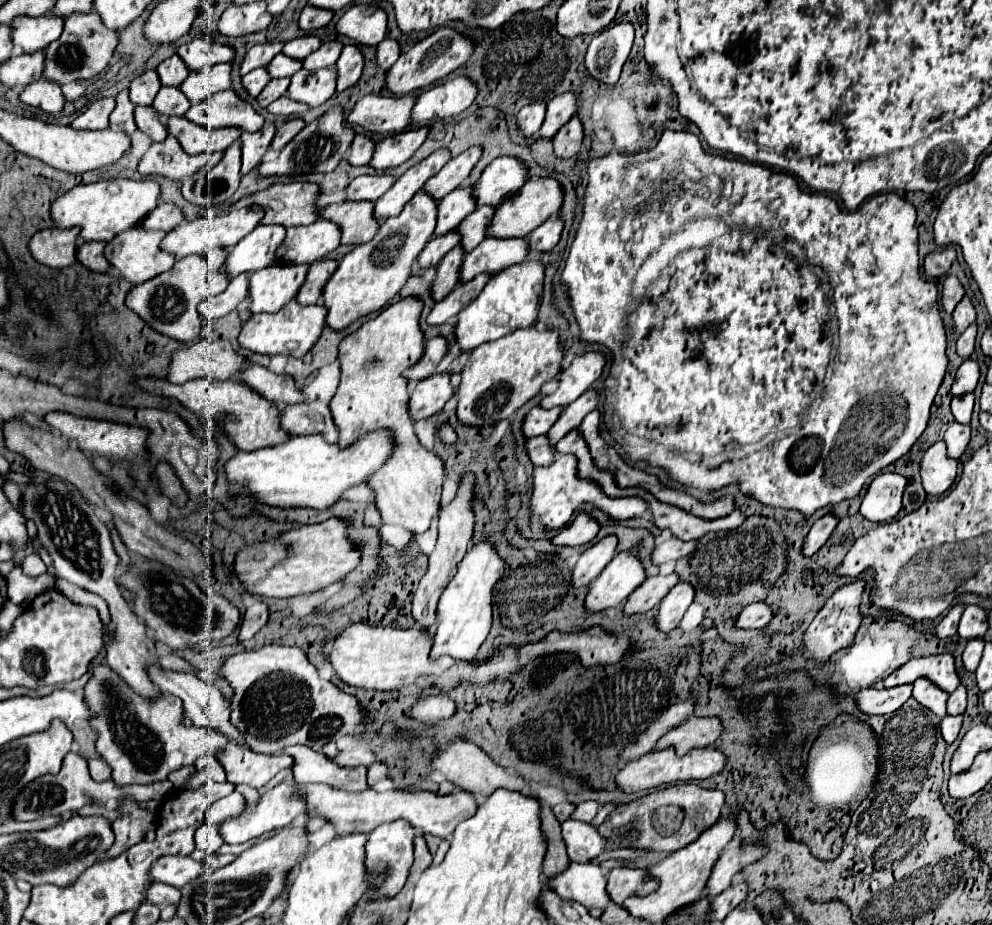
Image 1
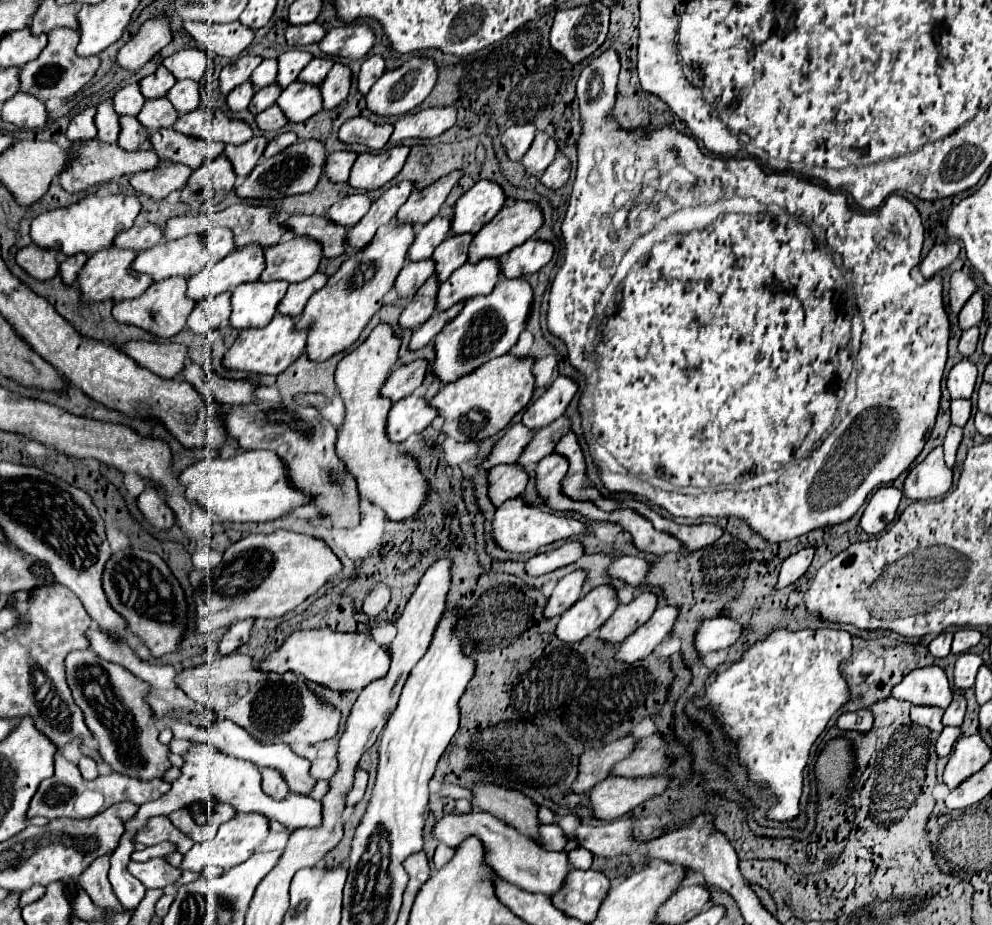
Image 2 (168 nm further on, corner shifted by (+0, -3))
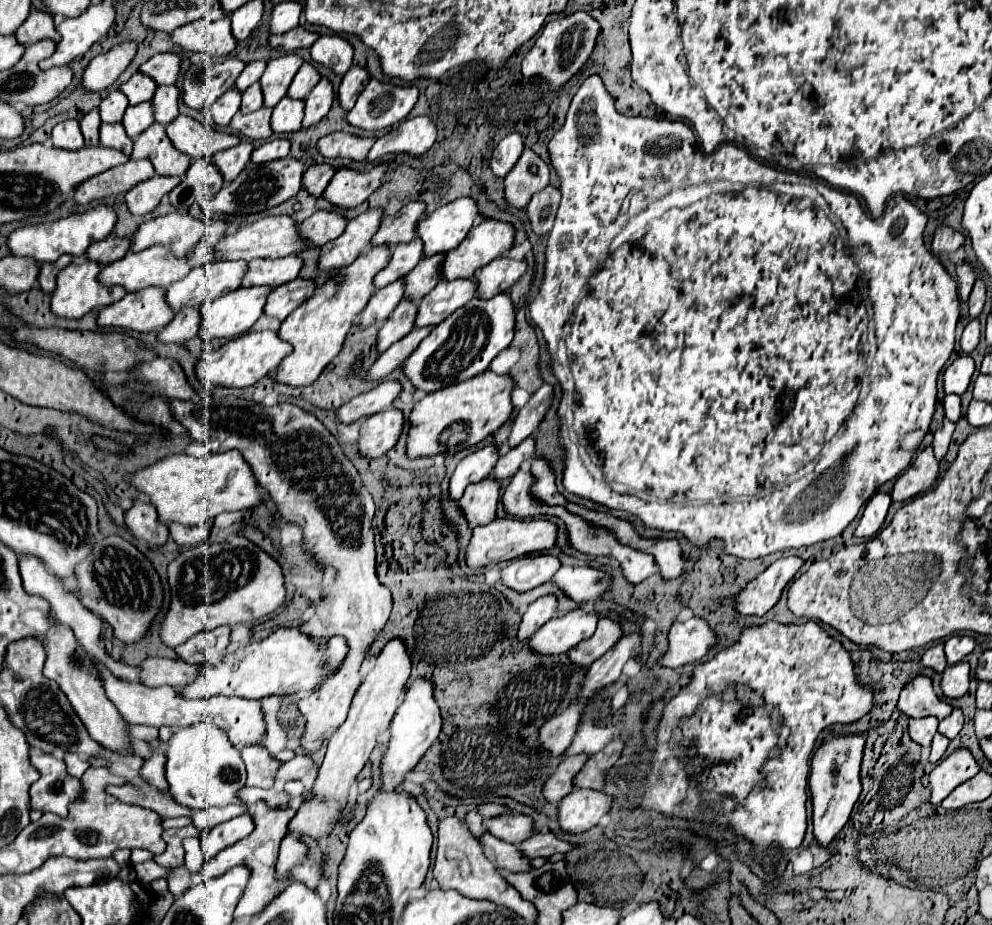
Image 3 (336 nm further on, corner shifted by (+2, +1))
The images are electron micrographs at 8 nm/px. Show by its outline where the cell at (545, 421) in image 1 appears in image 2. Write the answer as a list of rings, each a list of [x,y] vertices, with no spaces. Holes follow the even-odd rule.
[[[514,424],[510,426],[510,430],[494,444],[490,456],[482,462],[484,470],[490,470],[498,464],[514,464],[518,460],[518,456],[522,454],[524,446],[530,442],[534,430],[524,428],[524,424]]]

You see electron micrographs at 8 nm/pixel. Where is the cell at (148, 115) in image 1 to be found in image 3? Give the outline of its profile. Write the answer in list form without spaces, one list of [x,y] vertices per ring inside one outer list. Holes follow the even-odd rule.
[[[120,122],[102,124],[102,128],[100,128],[100,144],[108,146],[108,148],[116,148],[116,150],[124,152],[126,156],[130,156],[132,148],[134,148],[132,138],[126,134],[126,130],[124,130],[124,126]]]

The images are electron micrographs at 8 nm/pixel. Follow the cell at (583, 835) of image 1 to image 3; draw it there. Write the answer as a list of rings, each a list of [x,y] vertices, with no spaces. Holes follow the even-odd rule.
[[[502,814],[486,822],[484,826],[494,836],[500,836],[500,840],[508,840],[512,844],[522,844],[530,836],[536,834],[534,820],[530,816],[522,814]]]

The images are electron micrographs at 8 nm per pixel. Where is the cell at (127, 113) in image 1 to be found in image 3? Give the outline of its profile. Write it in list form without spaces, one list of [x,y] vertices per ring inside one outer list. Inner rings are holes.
[[[98,108],[84,114],[80,128],[82,128],[82,134],[84,134],[86,146],[98,146],[100,144],[100,124],[102,122],[100,122],[100,110]]]

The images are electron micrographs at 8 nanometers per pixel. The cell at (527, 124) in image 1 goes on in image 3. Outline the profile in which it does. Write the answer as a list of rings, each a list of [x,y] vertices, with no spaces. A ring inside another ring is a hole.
[[[512,132],[506,138],[502,138],[500,144],[494,148],[494,154],[492,154],[492,160],[490,160],[490,168],[494,170],[494,174],[506,176],[512,170],[512,166],[518,162],[522,150],[524,150],[522,134]]]

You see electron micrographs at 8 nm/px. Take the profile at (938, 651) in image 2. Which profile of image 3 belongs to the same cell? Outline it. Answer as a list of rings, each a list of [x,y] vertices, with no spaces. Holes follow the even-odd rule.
[[[938,642],[936,646],[932,646],[932,648],[928,648],[924,652],[922,664],[924,666],[930,666],[930,668],[934,668],[938,672],[942,672],[946,668],[946,664],[948,664],[946,662],[946,654],[944,654],[944,642]]]

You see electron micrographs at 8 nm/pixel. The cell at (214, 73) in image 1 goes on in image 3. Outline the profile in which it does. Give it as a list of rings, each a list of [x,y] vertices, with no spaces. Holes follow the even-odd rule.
[[[158,86],[152,104],[156,108],[156,122],[170,124],[178,116],[178,104],[180,104],[180,88],[178,86]]]

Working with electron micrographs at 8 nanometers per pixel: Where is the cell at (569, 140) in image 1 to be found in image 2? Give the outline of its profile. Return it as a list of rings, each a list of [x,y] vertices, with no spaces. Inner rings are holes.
[[[558,152],[558,154],[556,154],[556,160],[554,160],[554,162],[548,166],[548,170],[542,174],[540,184],[546,186],[548,190],[556,192],[556,190],[560,190],[560,188],[566,184],[568,176],[570,176],[570,160],[568,160],[564,154]]]

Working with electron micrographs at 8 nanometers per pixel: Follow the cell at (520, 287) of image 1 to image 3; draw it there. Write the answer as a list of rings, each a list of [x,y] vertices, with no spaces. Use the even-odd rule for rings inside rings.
[[[500,292],[490,300],[474,298],[460,310],[452,312],[442,324],[438,324],[404,362],[404,372],[418,390],[436,392],[456,380],[468,380],[484,372],[490,362],[510,346],[514,338],[516,308],[508,292]]]

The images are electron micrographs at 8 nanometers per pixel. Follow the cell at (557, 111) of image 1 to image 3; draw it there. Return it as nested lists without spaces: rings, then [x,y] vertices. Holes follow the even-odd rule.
[[[526,148],[520,160],[504,178],[506,202],[514,208],[528,206],[532,192],[538,192],[540,188],[548,186],[548,174],[548,164],[532,148]]]

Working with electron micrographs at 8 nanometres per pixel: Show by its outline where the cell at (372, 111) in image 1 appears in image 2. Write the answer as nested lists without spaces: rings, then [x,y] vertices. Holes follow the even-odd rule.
[[[352,118],[340,126],[338,140],[344,144],[362,144],[368,150],[382,150],[390,134],[390,124],[372,124],[368,118]]]

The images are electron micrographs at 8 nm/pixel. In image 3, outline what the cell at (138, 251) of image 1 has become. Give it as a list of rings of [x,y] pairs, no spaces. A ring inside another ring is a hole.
[[[80,258],[80,260],[74,260],[72,264],[68,264],[58,276],[58,284],[52,294],[52,312],[62,318],[82,318],[84,314],[88,314],[96,308],[104,308],[104,306],[124,298],[126,290],[122,286],[100,284],[98,276],[100,276],[102,268],[104,268],[104,264],[94,262],[94,260],[86,260],[86,258]]]

